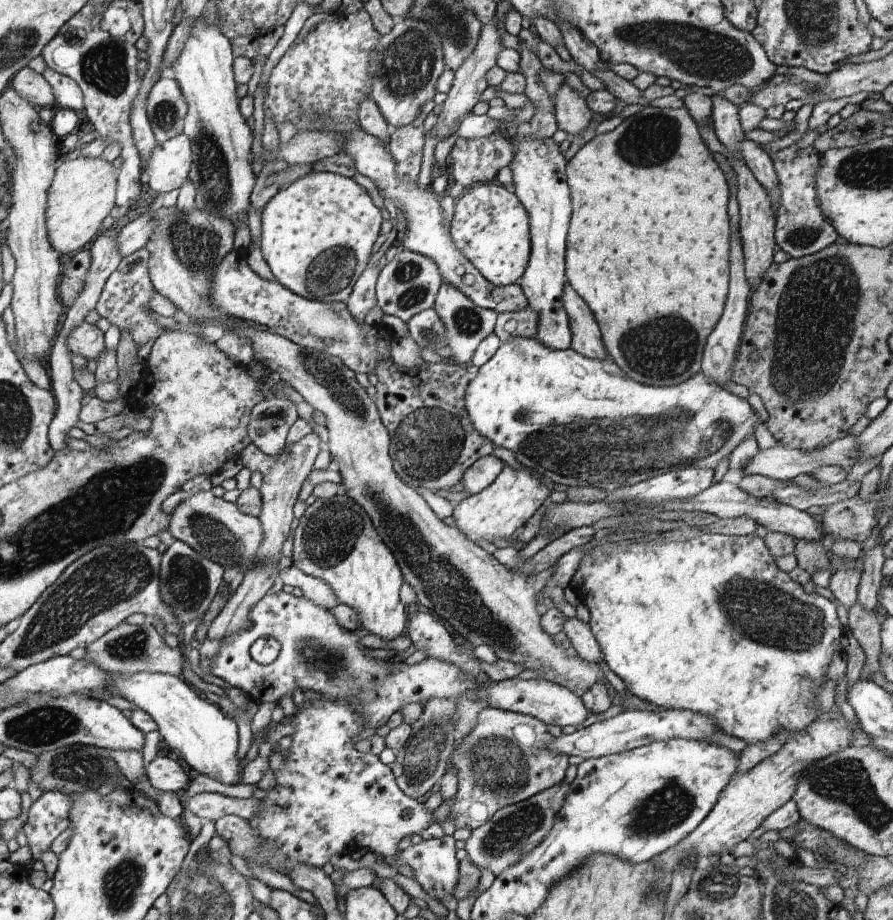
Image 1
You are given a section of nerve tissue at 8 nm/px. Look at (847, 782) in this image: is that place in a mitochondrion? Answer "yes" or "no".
yes

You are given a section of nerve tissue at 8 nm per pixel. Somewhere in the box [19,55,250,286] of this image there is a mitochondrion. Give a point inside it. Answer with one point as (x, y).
(195, 241)

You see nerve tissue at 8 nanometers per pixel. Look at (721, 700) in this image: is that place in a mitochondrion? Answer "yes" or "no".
no

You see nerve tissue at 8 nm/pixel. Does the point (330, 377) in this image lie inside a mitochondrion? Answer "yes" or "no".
yes

